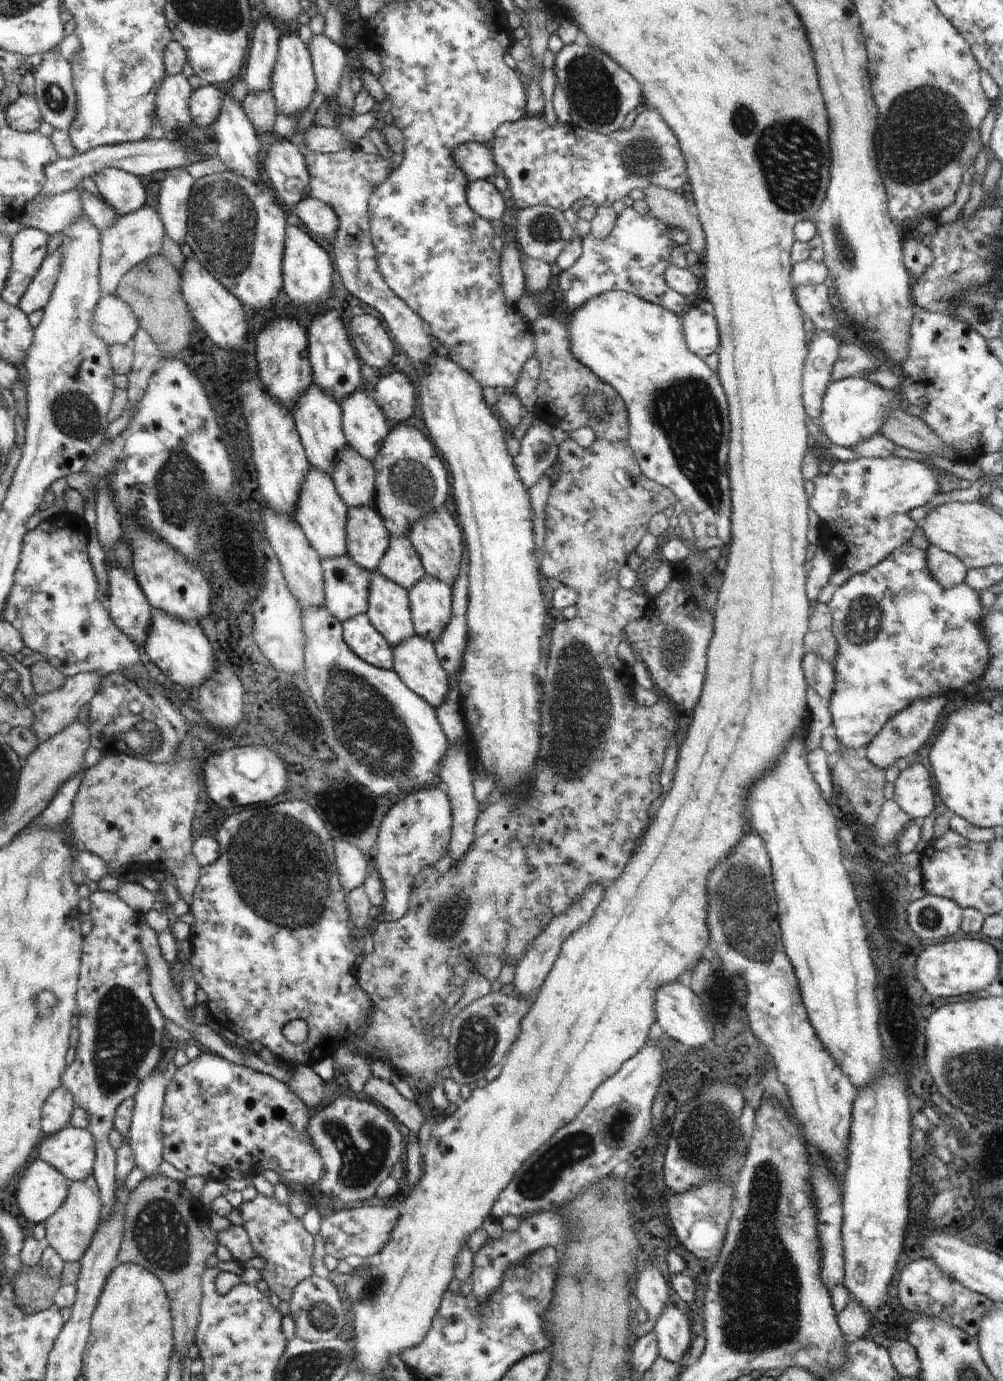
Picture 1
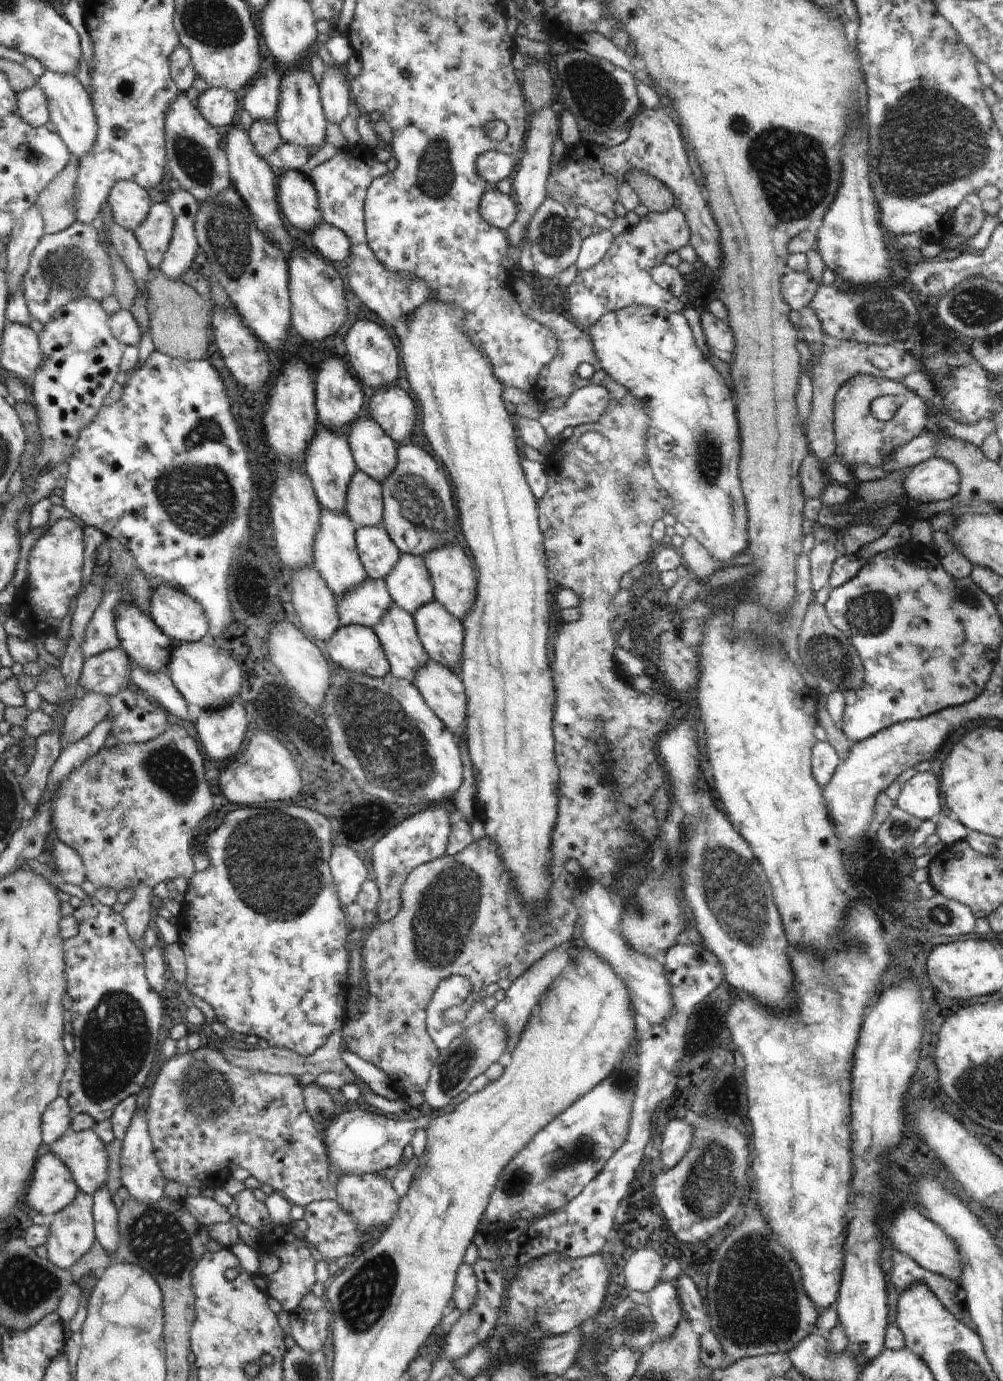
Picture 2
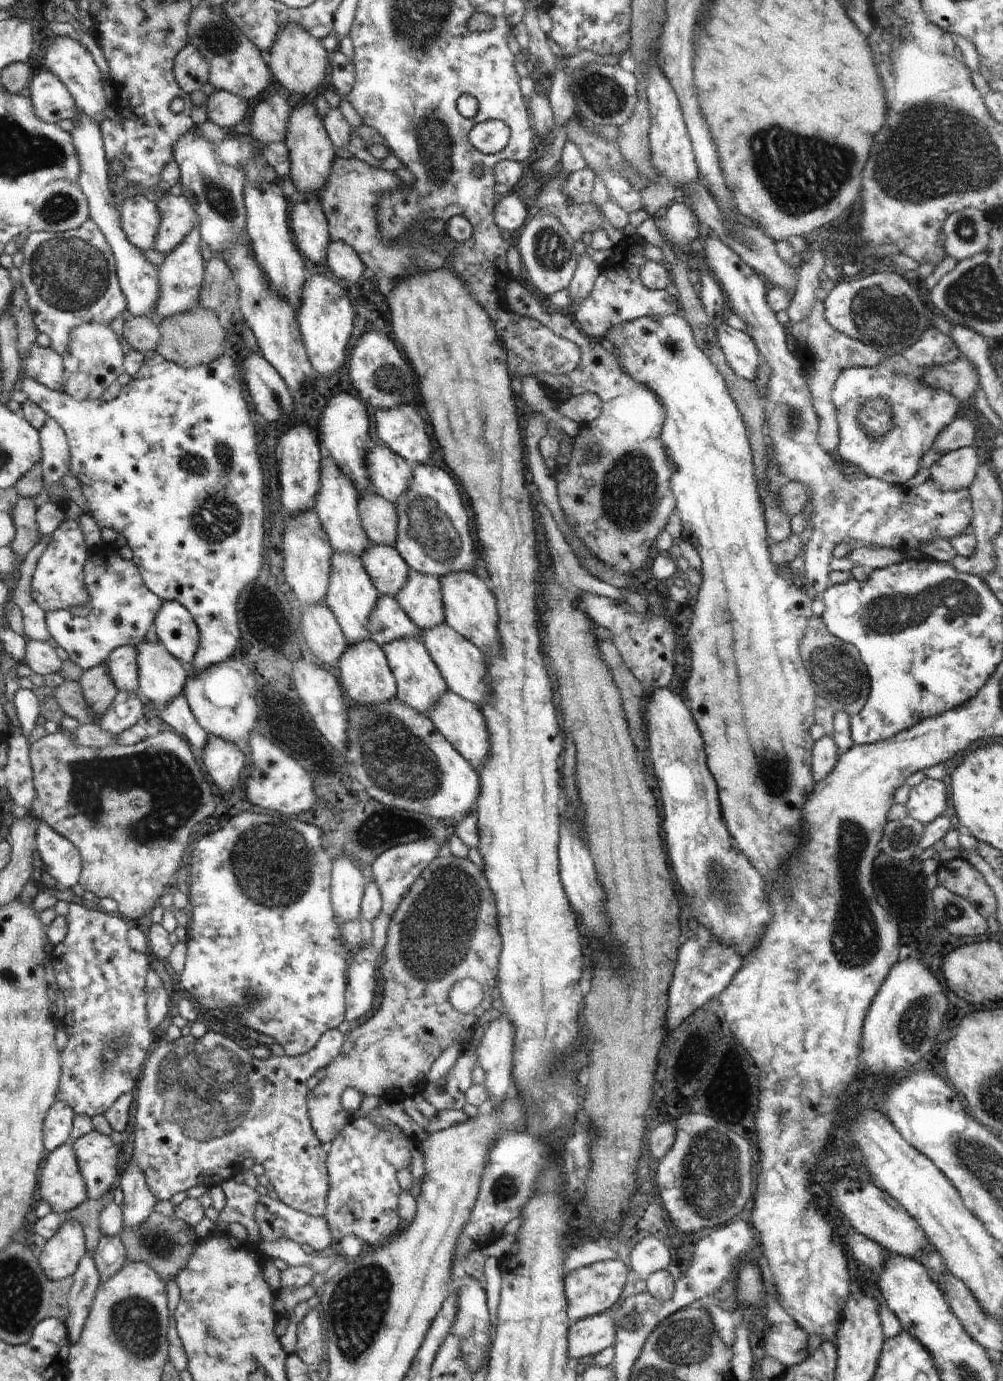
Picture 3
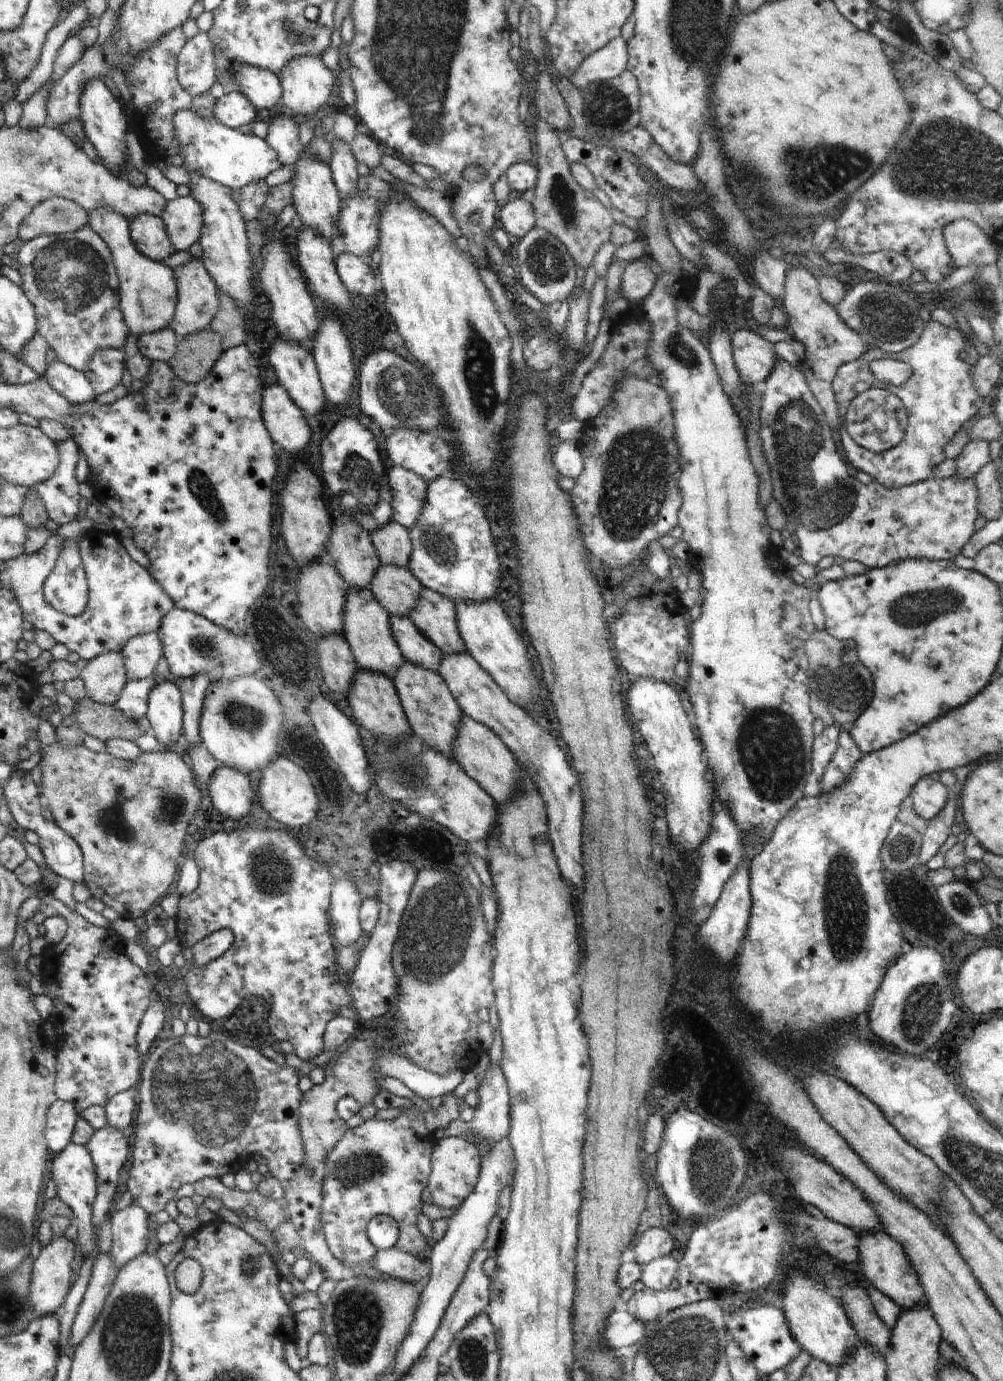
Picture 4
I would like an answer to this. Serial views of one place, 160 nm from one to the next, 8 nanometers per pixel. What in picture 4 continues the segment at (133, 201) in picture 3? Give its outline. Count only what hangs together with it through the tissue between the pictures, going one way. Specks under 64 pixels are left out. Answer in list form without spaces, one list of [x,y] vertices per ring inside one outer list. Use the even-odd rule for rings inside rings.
[[[138,214],[130,220],[129,226],[134,247],[146,258],[162,264],[165,259],[176,252],[160,217]]]

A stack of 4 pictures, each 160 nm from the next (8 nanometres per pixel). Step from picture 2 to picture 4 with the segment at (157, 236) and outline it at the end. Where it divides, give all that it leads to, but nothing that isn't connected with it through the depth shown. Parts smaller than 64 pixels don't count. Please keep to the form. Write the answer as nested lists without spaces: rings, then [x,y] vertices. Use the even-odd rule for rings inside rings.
[[[191,195],[167,202],[160,218],[176,251],[188,251],[200,240],[204,226],[202,214],[204,208]]]

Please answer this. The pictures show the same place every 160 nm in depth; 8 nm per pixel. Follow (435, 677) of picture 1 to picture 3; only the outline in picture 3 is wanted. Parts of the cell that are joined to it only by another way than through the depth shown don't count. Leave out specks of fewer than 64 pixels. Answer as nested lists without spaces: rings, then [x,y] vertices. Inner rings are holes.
[[[446,689],[438,702],[427,710],[428,718],[436,725],[438,732],[477,770],[488,757],[489,734],[478,708],[469,700]]]

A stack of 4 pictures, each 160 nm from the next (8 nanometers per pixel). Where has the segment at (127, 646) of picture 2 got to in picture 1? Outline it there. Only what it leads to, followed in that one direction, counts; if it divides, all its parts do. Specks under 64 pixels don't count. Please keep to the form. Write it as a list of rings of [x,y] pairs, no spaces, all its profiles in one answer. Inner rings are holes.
[[[112,562],[108,570],[110,606],[108,616],[132,644],[146,648],[148,630],[152,626],[152,606],[142,593],[135,575]]]

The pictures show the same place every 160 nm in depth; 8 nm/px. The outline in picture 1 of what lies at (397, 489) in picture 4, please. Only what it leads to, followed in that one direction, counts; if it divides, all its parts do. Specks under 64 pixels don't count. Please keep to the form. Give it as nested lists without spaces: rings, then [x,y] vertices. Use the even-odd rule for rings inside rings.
[[[356,390],[339,402],[346,443],[364,460],[374,462],[391,427],[372,395]]]

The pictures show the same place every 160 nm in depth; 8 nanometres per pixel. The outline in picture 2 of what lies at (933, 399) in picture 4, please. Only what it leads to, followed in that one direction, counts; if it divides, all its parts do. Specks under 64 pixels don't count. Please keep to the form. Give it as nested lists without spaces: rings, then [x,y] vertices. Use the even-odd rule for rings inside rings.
[[[858,375],[851,378],[835,394],[833,423],[836,450],[833,459],[839,460],[848,468],[853,468],[855,464],[860,463],[881,467],[881,464],[889,459],[889,454],[894,449],[932,427],[928,417],[929,405],[931,404],[928,400],[912,393],[901,381],[870,375]],[[884,395],[902,398],[894,416],[887,421],[876,419],[870,411],[872,400]]]

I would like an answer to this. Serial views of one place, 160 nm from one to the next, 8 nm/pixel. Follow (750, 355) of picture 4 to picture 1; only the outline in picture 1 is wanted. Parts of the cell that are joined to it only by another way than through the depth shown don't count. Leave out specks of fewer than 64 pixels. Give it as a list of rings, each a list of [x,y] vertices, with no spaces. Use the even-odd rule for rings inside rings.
[[[690,308],[681,316],[686,343],[700,359],[716,353],[720,348],[720,332],[714,316],[699,308]]]

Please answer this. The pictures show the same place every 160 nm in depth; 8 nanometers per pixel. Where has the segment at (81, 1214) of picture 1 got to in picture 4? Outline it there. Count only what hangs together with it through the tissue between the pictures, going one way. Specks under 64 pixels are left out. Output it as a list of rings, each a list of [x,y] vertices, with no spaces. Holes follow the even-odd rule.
[[[73,1232],[69,1234],[54,1236],[54,1240],[45,1246],[38,1258],[33,1260],[33,1272],[31,1273],[30,1294],[28,1302],[36,1312],[36,1318],[56,1314],[62,1307],[66,1296],[72,1286],[72,1260],[74,1254],[75,1236]]]

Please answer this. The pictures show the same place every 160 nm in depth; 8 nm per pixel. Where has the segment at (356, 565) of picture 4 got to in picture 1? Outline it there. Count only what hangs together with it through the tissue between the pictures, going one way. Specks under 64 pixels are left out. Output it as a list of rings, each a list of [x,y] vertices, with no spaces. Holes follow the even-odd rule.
[[[312,381],[312,384],[306,388],[306,392],[302,392],[302,398],[298,398],[298,402],[294,404],[294,412],[291,412],[291,416],[311,467],[332,476],[336,470],[338,454],[346,448],[347,444],[342,431],[339,402]]]

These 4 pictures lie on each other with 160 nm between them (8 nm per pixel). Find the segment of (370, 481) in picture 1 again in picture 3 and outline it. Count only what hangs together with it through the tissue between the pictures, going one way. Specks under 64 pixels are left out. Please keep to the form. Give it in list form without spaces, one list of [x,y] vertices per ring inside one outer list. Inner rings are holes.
[[[378,493],[358,494],[357,511],[370,542],[393,547],[397,533],[394,504]]]

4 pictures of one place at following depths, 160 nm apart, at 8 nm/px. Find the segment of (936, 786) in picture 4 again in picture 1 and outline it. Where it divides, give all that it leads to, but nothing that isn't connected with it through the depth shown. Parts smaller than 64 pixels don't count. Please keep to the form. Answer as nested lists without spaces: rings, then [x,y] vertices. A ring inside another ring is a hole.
[[[912,764],[900,772],[894,782],[893,802],[914,821],[931,816],[935,810],[934,790],[928,770],[922,764]]]

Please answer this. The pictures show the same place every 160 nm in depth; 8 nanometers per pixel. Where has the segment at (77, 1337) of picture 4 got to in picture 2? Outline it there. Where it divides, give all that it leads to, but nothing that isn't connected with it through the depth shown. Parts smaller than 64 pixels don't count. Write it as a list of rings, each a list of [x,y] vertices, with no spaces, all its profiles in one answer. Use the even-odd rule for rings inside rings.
[[[102,1183],[94,1194],[93,1219],[95,1220],[95,1235],[97,1241],[102,1245],[105,1252],[112,1257],[118,1248],[120,1240],[119,1233],[119,1211],[114,1207],[110,1191],[106,1183]]]

